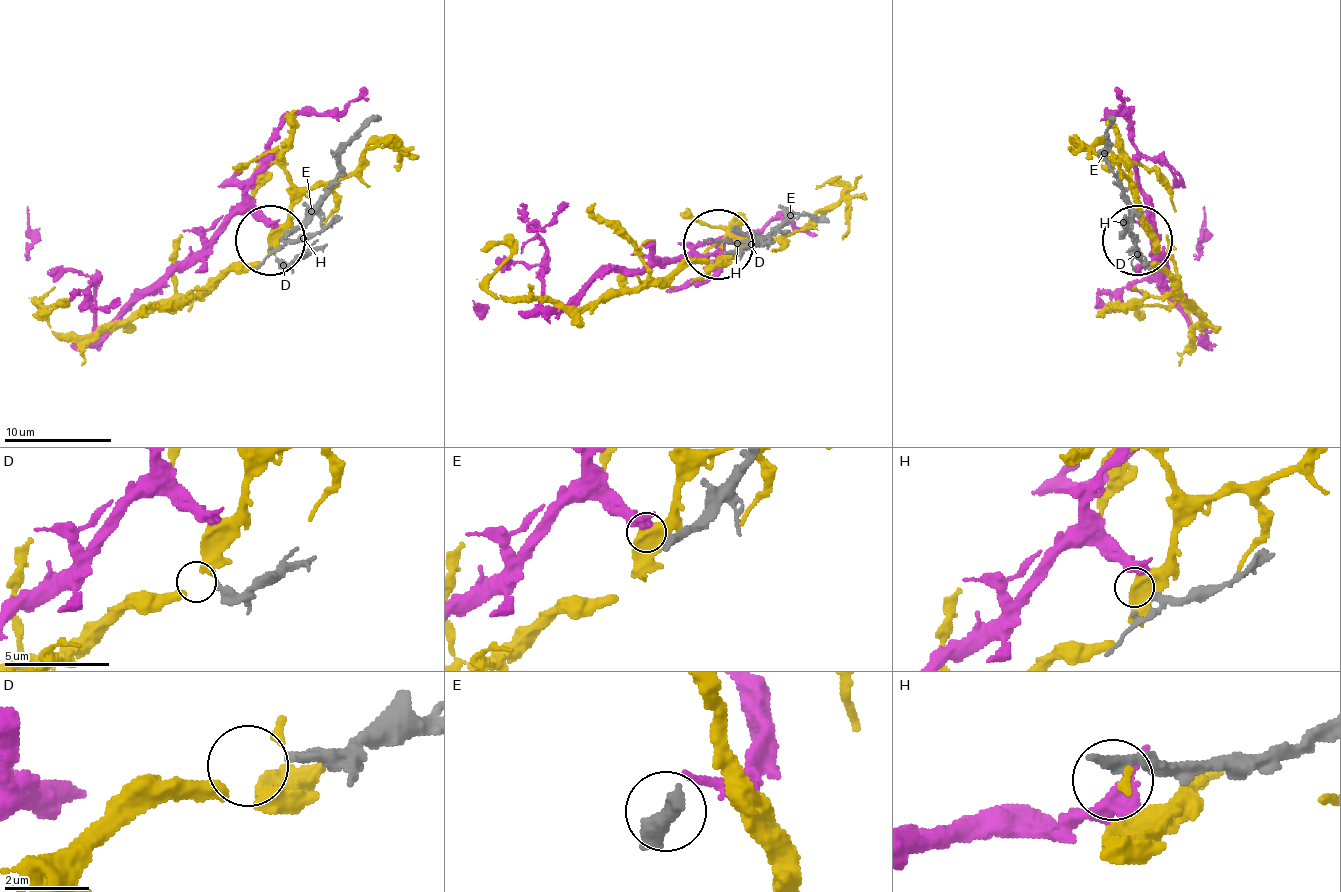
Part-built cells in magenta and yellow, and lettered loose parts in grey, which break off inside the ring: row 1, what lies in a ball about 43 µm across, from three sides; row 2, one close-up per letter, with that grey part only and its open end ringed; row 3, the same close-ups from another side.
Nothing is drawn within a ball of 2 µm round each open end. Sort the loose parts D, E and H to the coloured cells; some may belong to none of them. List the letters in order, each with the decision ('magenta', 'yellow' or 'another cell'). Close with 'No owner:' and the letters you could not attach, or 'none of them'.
D: another cell
E: another cell
H: magenta
No owner: D, E

